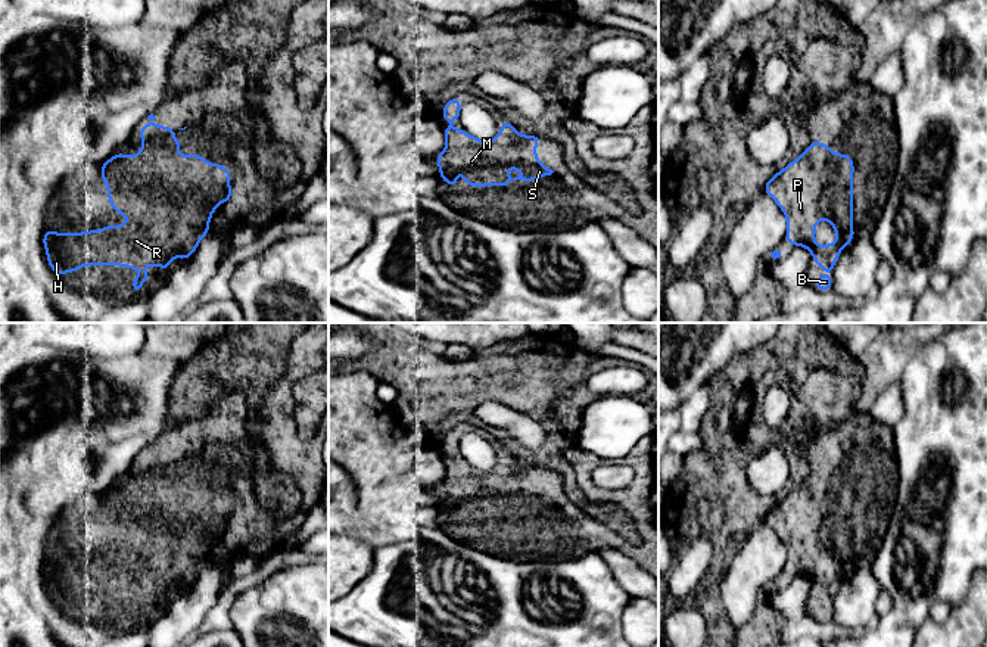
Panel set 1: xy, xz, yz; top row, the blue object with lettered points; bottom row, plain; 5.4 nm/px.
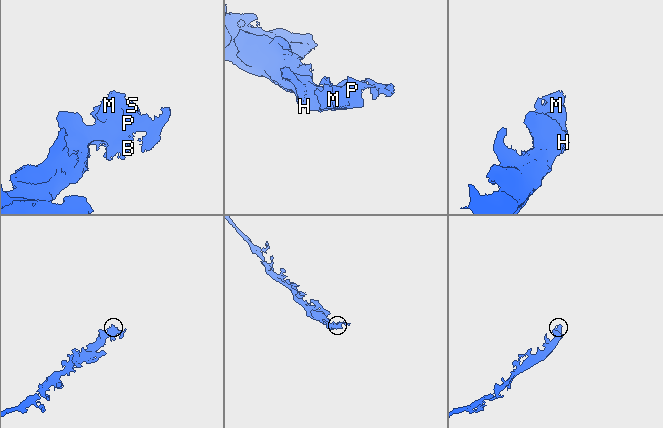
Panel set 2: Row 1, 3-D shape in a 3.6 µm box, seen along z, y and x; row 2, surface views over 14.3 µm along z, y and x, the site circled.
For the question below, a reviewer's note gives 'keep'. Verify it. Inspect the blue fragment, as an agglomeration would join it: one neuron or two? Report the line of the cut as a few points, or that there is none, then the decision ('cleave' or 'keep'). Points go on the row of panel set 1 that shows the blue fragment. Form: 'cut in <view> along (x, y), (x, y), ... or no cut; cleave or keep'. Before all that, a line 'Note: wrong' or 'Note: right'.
Note: right
no cut; keep

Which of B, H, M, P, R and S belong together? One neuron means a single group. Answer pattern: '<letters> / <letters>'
B H M P R S

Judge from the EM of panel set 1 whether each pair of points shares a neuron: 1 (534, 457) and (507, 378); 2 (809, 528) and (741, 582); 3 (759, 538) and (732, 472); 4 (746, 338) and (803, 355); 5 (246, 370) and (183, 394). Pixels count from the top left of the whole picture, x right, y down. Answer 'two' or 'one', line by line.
1: one
2: two
3: two
4: two
5: one

